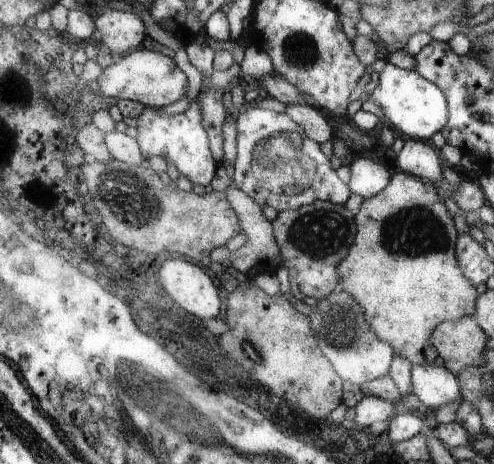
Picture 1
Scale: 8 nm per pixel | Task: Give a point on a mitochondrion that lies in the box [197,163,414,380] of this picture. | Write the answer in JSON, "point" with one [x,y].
{"point":[321,233]}

